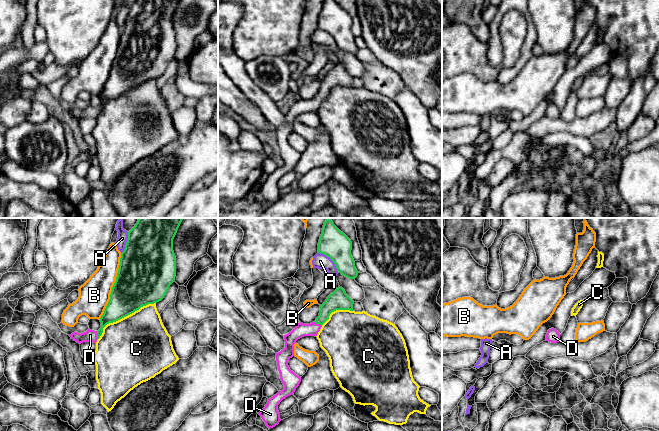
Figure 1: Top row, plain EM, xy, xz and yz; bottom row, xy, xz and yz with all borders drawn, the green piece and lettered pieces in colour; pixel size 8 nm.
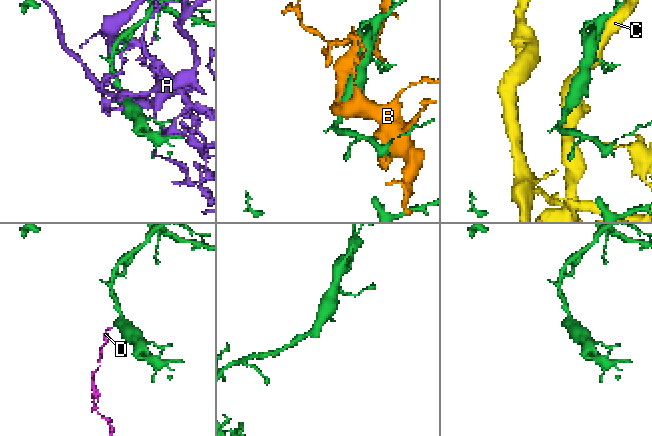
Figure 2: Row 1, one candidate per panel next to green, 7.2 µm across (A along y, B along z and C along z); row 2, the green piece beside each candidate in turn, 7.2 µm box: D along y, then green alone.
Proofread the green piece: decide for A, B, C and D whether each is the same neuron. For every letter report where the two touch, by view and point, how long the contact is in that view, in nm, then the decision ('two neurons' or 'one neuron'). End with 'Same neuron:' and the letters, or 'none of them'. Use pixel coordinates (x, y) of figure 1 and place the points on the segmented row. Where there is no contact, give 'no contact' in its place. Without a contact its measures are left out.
A: meets green in xz at (330, 258); contact 220 nm long; two neurons
B: meets green in xy at (113, 286); contact 550 nm long; two neurons
C: meets green in xy at (123, 317); contact 550 nm long; two neurons
D: meets green in xy at (97, 335); contact 70 nm long; one neuron
Same neuron: D

